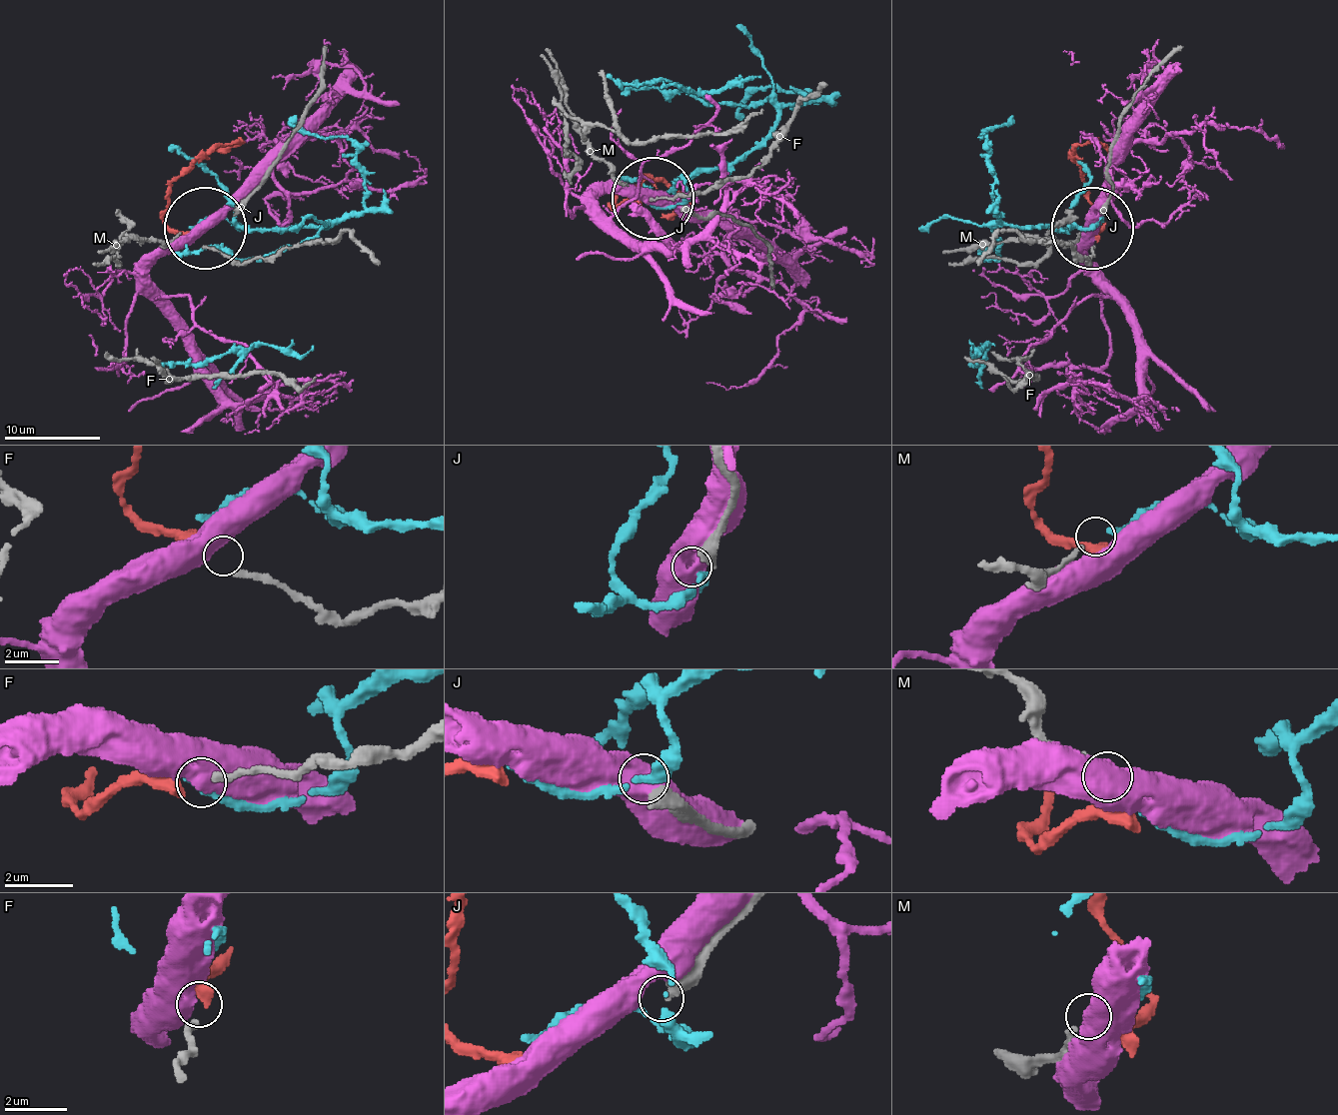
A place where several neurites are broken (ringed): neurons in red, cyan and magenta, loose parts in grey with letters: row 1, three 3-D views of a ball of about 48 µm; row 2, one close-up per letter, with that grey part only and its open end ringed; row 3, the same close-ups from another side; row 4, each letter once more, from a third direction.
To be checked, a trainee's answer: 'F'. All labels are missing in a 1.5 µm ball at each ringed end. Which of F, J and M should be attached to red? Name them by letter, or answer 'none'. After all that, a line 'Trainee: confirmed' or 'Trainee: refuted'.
F
Trainee: confirmed

